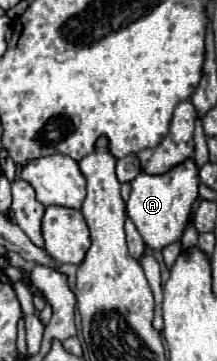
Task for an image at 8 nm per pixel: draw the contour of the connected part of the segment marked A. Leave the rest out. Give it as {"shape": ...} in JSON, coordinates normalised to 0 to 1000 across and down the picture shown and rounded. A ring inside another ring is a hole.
{"shape":[[[862,443],[770,482],[696,488],[650,476],[604,504],[604,543],[585,554],[585,598],[622,615],[659,670],[696,693],[751,693],[760,681],[816,670],[853,637],[862,598],[880,582],[880,565],[917,548],[908,537],[917,515],[917,471],[889,443]]]}

